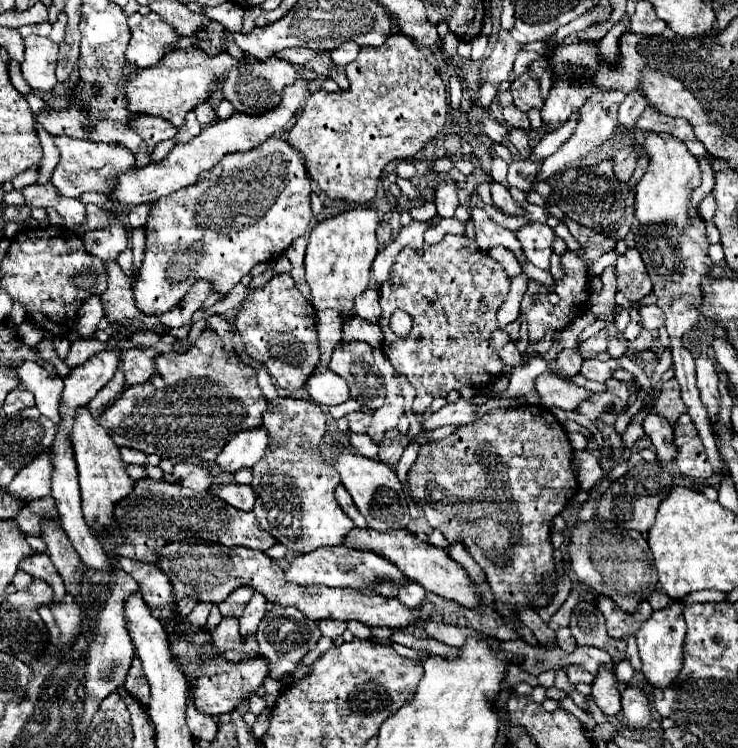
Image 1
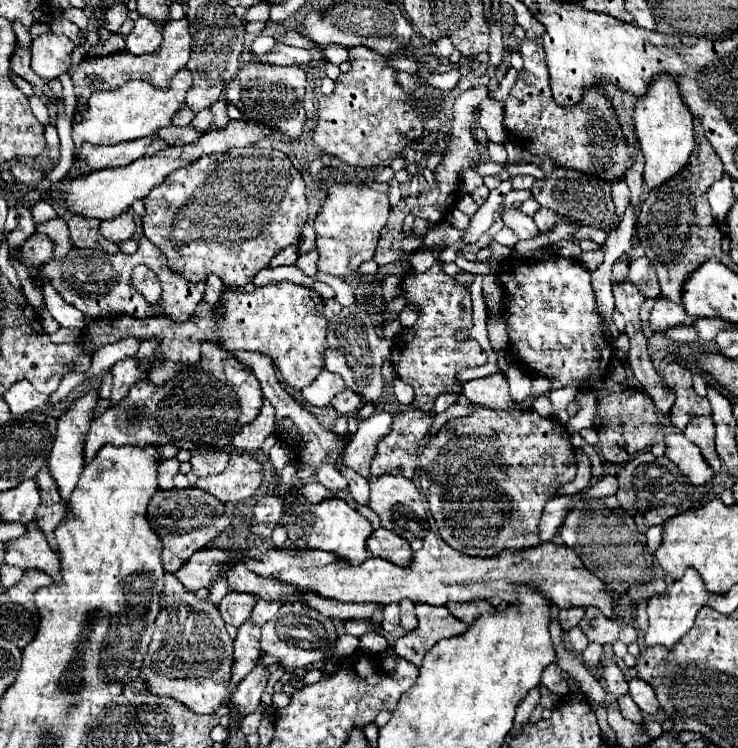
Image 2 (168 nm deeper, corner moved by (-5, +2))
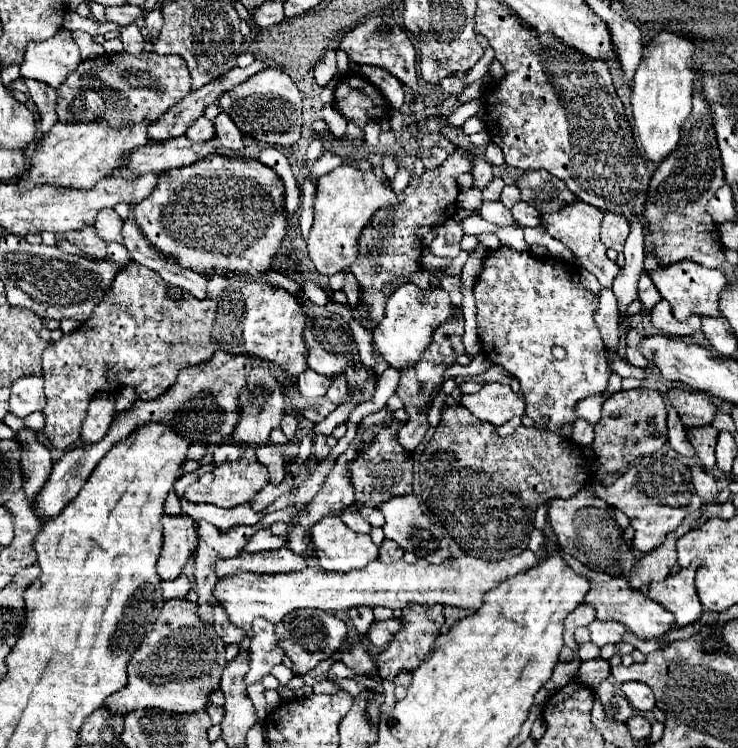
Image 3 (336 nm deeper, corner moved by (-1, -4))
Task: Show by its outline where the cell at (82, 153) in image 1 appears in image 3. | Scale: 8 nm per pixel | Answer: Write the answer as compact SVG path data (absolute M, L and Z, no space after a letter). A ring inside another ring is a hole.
M180 135L164 143L146 143L144 147L136 149L128 157L128 163L122 169L118 169L118 175L134 177L144 175L146 171L166 171L172 167L184 167L212 153L212 139L208 139L206 143L190 143L186 135Z

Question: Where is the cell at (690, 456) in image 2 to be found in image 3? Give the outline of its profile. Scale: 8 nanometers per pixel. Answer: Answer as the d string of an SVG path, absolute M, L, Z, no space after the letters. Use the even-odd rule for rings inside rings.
M694 467L692 469L692 483L694 483L698 495L706 503L716 503L716 505L720 503L718 501L718 487L716 487L716 481L714 481L714 477L710 473L702 471L700 467Z

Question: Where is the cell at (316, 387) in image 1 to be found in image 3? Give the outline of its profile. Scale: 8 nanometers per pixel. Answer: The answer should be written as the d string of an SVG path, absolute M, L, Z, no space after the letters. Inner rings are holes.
M302 371L302 375L298 377L298 389L300 389L300 395L308 401L318 401L326 395L328 387L330 387L330 379L326 379L326 375L318 375L316 371Z

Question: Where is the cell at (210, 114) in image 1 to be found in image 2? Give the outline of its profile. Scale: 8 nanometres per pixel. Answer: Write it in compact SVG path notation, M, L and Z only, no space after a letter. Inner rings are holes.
M224 99L216 101L216 103L210 107L210 111L212 111L212 125L214 125L216 129L224 129L224 127L228 125L228 121L230 121L230 117L228 117L228 113L226 113L226 101L224 101Z

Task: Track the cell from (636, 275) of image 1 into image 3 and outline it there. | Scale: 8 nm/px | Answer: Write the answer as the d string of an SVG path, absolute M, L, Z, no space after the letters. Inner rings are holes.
M642 273L640 275L640 285L638 285L638 299L642 301L642 305L644 305L644 309L646 311L652 311L652 307L662 299L660 295L658 295L658 289L654 287L654 283L650 281L650 277L646 275L646 273Z

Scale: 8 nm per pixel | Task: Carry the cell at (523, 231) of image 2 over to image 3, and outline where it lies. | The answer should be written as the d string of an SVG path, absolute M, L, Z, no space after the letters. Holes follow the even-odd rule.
M482 201L480 215L482 215L482 219L486 219L490 223L496 223L498 227L508 227L508 225L514 223L510 209L502 207L500 201Z

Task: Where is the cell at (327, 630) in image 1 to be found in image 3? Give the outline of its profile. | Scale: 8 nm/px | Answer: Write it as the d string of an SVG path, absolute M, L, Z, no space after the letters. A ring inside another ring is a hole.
M390 619L390 621L374 621L372 627L368 629L368 641L374 645L388 645L392 641L392 637L400 631L402 627L402 619Z

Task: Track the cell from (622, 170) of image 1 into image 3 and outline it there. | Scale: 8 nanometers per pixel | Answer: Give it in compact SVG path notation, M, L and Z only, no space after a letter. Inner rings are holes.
M604 213L604 223L602 223L600 237L602 237L602 241L606 243L608 249L622 251L628 233L630 233L630 225L626 223L626 219L622 219L622 215Z

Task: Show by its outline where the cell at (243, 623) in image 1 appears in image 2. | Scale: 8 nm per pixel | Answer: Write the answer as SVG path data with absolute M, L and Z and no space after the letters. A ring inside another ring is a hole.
M250 619L238 627L238 637L234 639L234 667L230 679L230 693L236 689L238 681L242 681L242 677L246 677L254 669L254 663L260 657L258 637L260 627L254 625Z

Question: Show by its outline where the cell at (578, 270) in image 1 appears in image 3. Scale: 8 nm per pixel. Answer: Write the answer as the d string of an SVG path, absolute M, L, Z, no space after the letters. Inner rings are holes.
M500 245L486 255L472 291L476 299L478 335L486 357L520 381L520 393L526 399L526 415L532 417L534 425L560 435L564 425L576 421L574 405L590 395L602 395L612 373L606 361L606 347L594 321L598 295L582 285L580 269L574 263L554 257L536 259L528 251L514 251L508 245ZM552 347L562 347L566 357L558 361L552 355Z

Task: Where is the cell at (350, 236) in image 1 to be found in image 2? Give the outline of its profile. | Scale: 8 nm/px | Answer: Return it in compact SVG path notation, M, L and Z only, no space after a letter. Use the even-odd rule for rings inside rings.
M334 185L328 189L328 199L314 221L318 241L318 271L330 273L338 279L356 277L358 267L374 257L380 231L386 225L390 207L388 195L360 185Z

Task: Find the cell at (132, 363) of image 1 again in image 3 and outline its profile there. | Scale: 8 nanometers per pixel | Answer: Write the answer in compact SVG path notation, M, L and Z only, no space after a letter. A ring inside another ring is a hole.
M96 395L90 401L88 407L88 415L82 423L82 431L80 431L80 439L82 443L98 443L114 417L114 397L112 395Z

